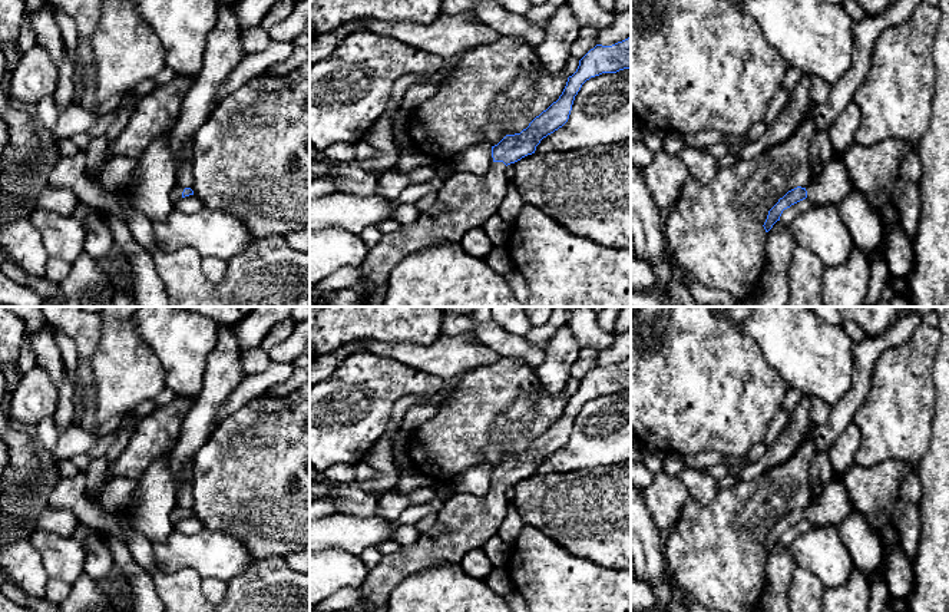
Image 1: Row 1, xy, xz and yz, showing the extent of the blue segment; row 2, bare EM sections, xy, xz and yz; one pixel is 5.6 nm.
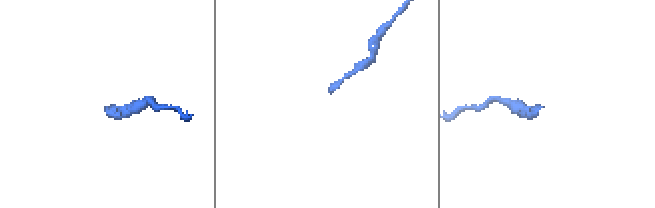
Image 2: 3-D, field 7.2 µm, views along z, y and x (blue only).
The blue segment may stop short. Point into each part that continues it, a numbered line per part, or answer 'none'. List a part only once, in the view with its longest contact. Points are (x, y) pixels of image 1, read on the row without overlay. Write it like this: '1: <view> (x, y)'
1: xz (465, 522)

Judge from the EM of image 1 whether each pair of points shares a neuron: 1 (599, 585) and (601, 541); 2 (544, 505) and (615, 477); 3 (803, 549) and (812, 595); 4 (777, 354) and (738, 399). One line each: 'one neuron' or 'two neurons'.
1: two neurons
2: one neuron
3: two neurons
4: two neurons

